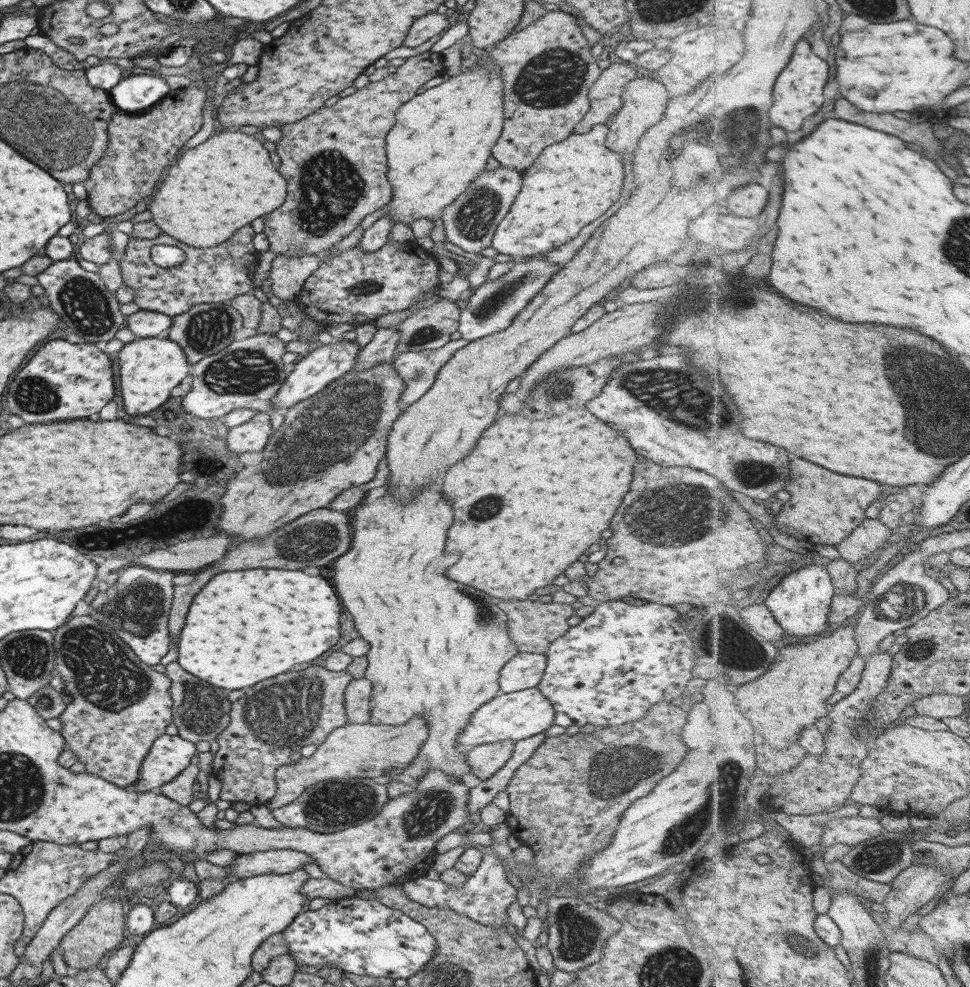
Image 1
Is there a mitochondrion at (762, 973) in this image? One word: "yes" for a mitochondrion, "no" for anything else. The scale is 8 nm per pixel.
no

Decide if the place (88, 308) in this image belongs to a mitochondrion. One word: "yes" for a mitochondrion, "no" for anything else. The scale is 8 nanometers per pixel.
yes

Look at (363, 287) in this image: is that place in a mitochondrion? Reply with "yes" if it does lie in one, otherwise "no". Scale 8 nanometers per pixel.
yes

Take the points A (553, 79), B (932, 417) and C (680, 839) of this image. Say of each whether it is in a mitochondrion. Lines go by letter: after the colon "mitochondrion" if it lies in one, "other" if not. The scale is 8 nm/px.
A: mitochondrion
B: mitochondrion
C: mitochondrion

